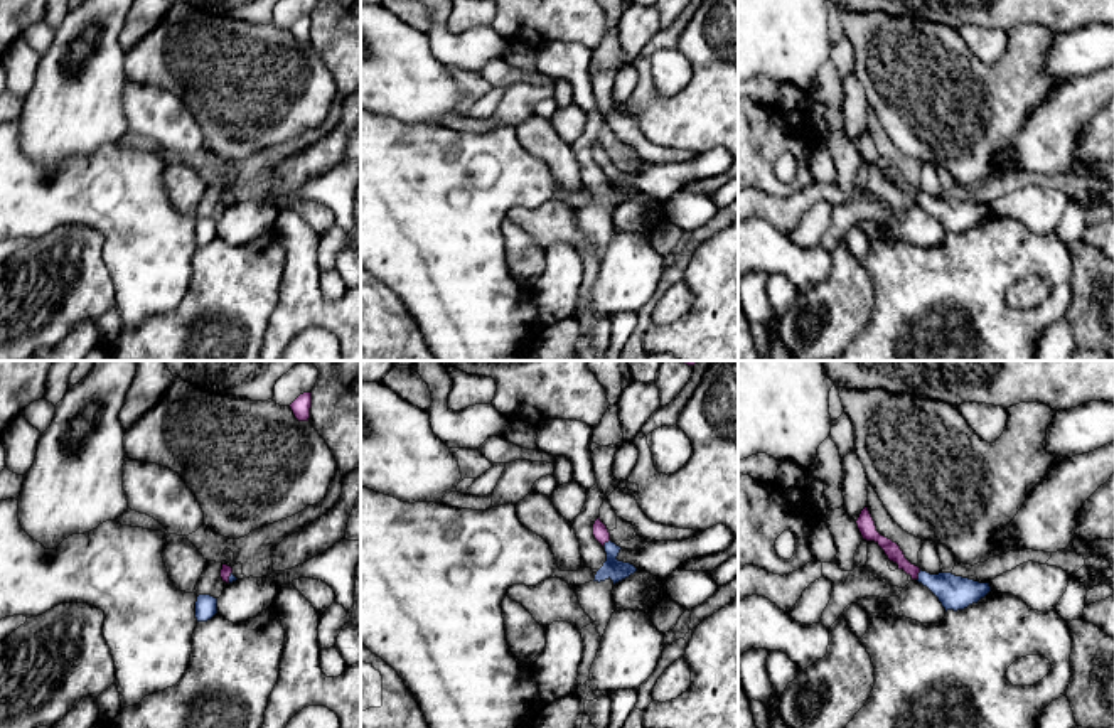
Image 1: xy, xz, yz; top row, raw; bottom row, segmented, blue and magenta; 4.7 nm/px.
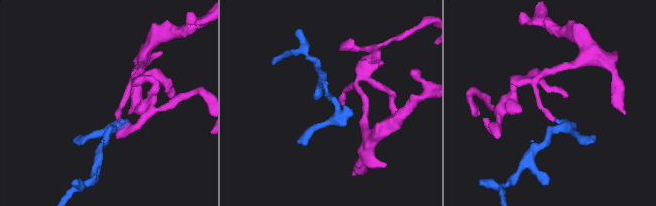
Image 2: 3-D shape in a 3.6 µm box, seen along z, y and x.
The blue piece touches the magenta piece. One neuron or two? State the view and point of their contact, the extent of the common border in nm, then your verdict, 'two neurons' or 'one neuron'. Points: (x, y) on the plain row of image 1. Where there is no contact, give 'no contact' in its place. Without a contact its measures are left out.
meets blue in yz at (919, 198); contact 60 nm long; one neuron

